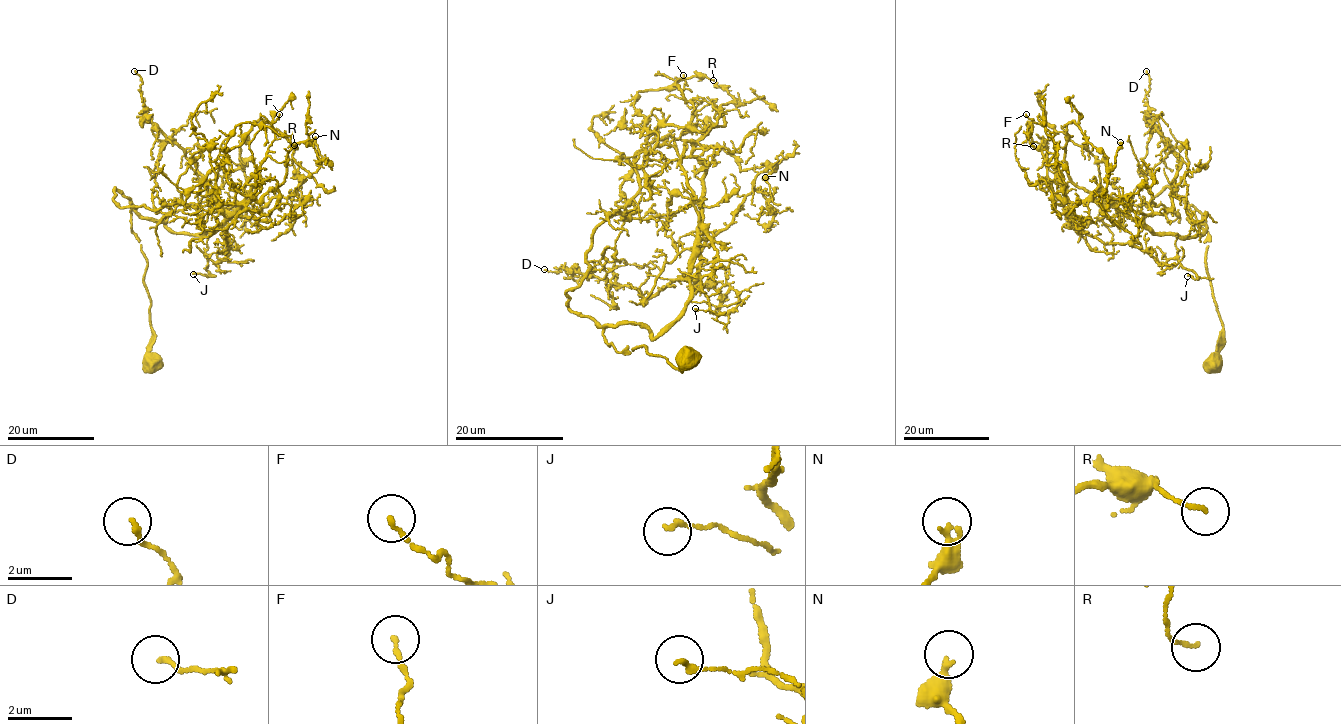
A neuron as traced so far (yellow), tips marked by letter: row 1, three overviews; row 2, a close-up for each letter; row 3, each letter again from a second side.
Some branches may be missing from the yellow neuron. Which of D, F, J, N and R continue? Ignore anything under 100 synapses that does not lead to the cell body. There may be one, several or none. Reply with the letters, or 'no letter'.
no letter

